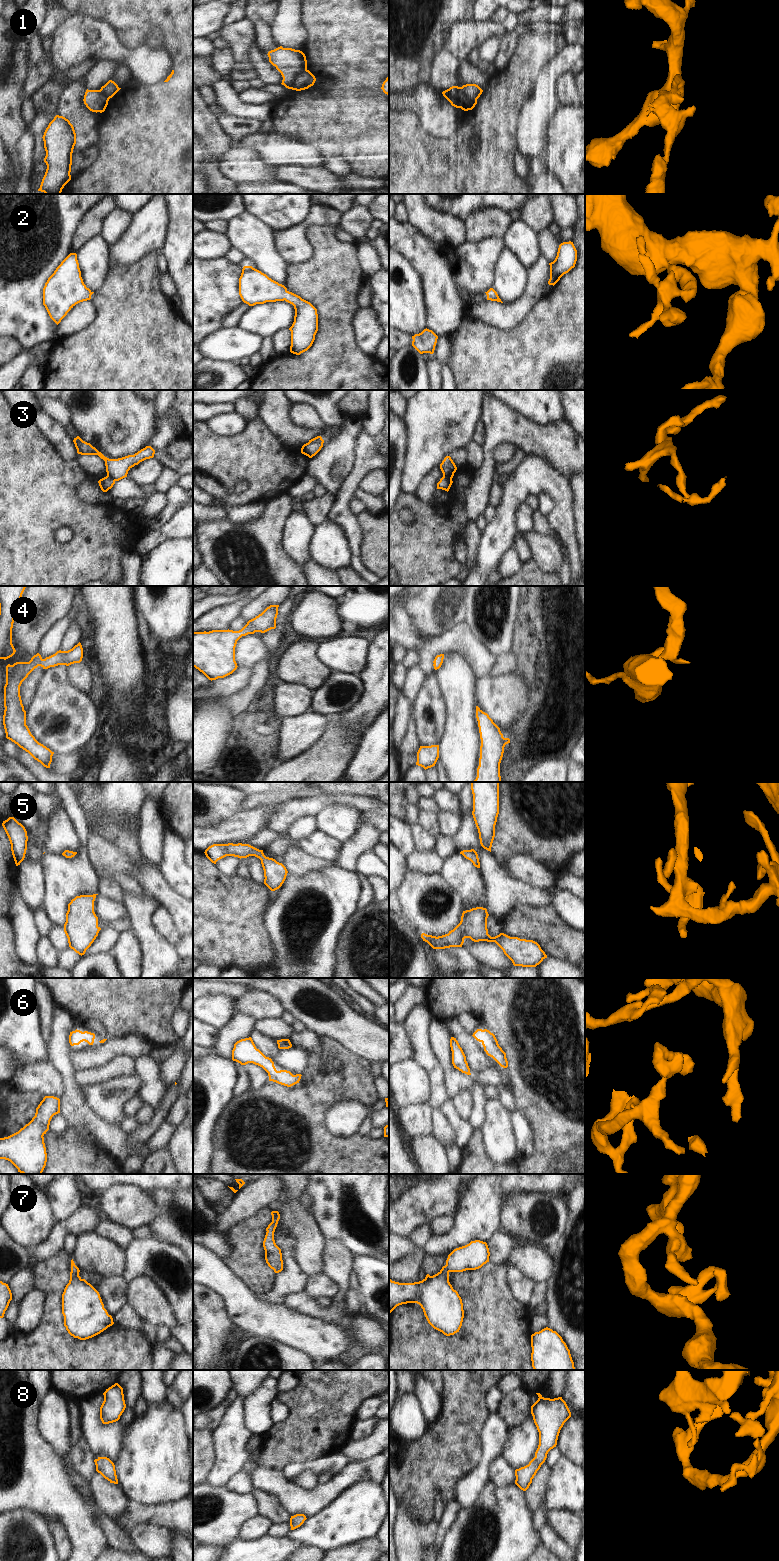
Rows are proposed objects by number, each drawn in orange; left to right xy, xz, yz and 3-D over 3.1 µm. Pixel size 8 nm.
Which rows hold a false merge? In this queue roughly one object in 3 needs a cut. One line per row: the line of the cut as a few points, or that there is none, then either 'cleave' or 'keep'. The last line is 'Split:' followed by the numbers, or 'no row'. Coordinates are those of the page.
1: cut xz (306, 69), (295, 78), (293, 89); cleave
2: cut none; keep
3: cut yz (443, 475), (451, 479); cleave
4: cut none; keep
5: cut none; keep
6: cut none; keep
7: cut none; keep
8: cut none; keep
Split: 1, 3

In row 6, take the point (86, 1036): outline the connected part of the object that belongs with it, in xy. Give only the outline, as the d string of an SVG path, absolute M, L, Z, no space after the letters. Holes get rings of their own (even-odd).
M75 1030L70 1032L69 1035L69 1043L71 1046L74 1045L79 1045L81 1042L85 1041L89 1045L93 1045L95 1039L95 1034L88 1032L88 1031L80 1031L80 1030Z

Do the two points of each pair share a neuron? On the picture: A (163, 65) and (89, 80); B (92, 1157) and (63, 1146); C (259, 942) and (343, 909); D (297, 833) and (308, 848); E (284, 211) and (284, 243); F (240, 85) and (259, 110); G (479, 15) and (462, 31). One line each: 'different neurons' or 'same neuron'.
A: different neurons
B: same neuron
C: different neurons
D: different neurons
E: different neurons
F: different neurons
G: different neurons

